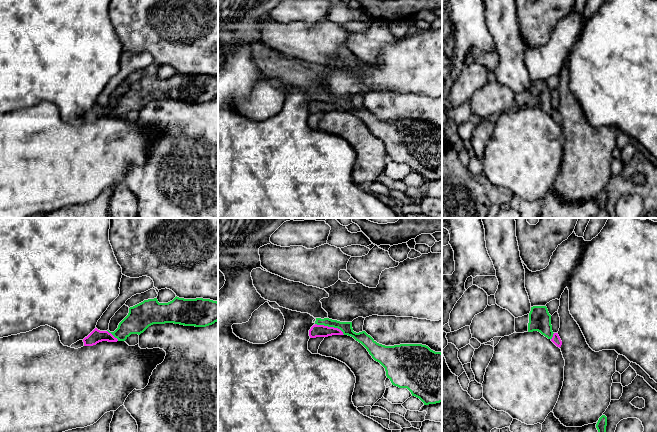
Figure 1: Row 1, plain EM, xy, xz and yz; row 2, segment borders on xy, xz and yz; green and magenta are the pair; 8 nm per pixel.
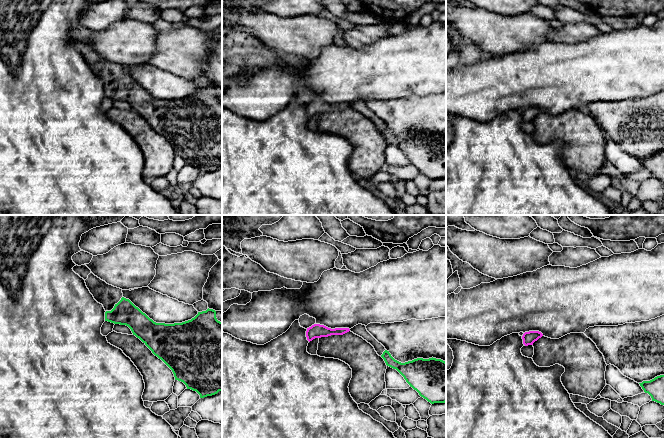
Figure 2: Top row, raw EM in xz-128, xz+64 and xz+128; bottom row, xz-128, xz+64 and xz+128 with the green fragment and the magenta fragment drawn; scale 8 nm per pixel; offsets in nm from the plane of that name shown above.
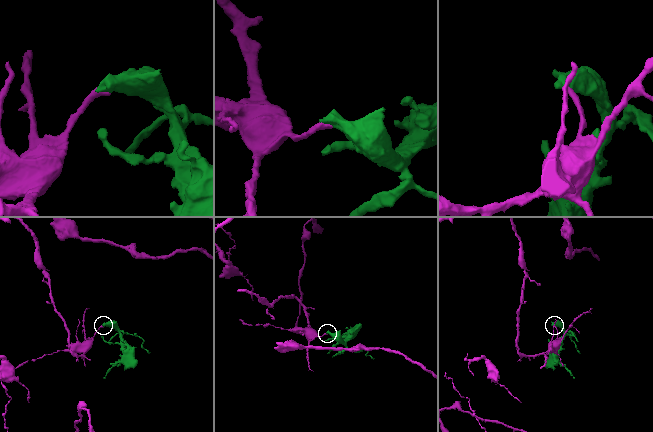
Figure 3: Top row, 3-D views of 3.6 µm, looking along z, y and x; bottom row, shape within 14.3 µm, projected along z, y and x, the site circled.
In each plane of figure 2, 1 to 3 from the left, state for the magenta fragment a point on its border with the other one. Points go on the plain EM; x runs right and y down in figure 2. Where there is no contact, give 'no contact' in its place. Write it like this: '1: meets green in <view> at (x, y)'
1: no contact
2: no contact
3: no contact

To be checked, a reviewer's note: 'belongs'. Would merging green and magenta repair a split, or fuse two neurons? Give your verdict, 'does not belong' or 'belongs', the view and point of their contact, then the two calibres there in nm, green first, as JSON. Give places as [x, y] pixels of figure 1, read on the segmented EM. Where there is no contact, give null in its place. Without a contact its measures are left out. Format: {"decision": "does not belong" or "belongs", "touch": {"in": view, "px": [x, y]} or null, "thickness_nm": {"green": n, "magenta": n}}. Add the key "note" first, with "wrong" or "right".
{"note": "wrong", "decision": "does not belong", "touch": {"in": "xz", "px": [330, 326]}, "thickness_nm": {"green": 100, "magenta": 100}}

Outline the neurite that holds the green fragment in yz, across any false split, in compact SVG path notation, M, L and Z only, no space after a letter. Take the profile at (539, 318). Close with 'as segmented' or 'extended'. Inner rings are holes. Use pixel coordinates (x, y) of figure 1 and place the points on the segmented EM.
M533 306L529 314L515 318L515 332L538 331L548 339L552 339L553 331L551 315L546 306Z | extended

